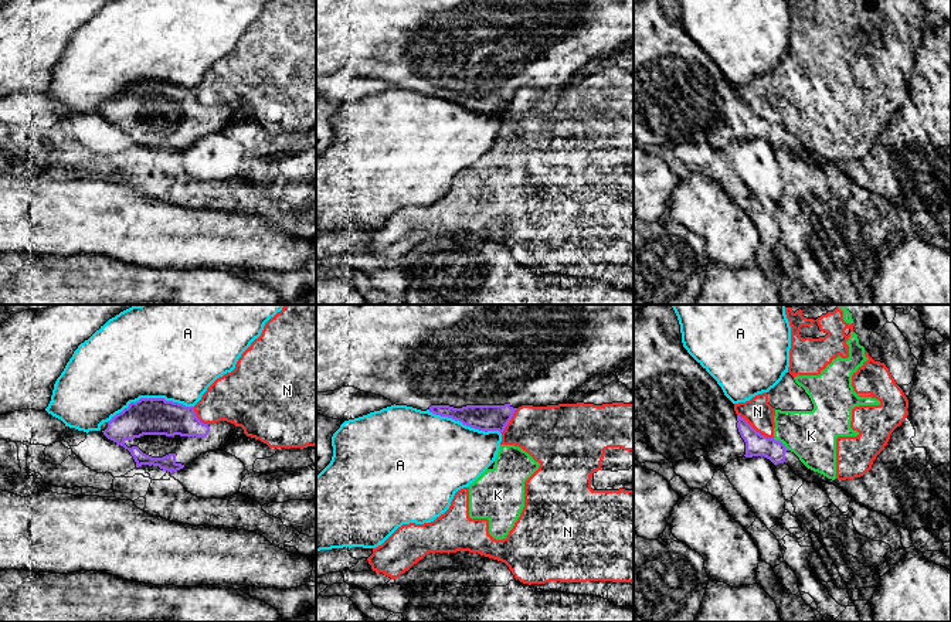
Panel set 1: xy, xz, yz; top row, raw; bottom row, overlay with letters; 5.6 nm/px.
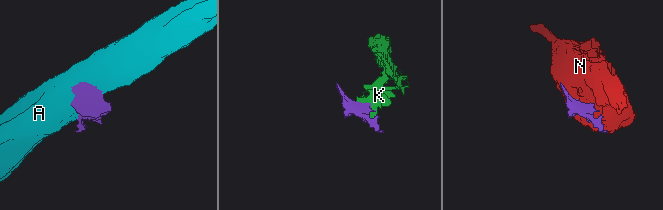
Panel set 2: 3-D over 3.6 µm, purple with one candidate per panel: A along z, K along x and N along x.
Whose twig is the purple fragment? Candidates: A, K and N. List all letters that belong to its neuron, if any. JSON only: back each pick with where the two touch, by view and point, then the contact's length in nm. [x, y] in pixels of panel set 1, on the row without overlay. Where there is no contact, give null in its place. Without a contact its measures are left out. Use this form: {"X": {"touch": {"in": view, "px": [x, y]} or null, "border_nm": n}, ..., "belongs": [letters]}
{"belongs": []}

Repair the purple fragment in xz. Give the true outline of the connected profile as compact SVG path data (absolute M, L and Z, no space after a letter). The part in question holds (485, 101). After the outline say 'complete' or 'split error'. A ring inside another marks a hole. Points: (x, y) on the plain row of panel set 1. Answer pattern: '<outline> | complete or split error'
M316 0L316 75L354 69L479 113L505 113L522 88L565 86L588 61L634 41L634 0Z | split error

